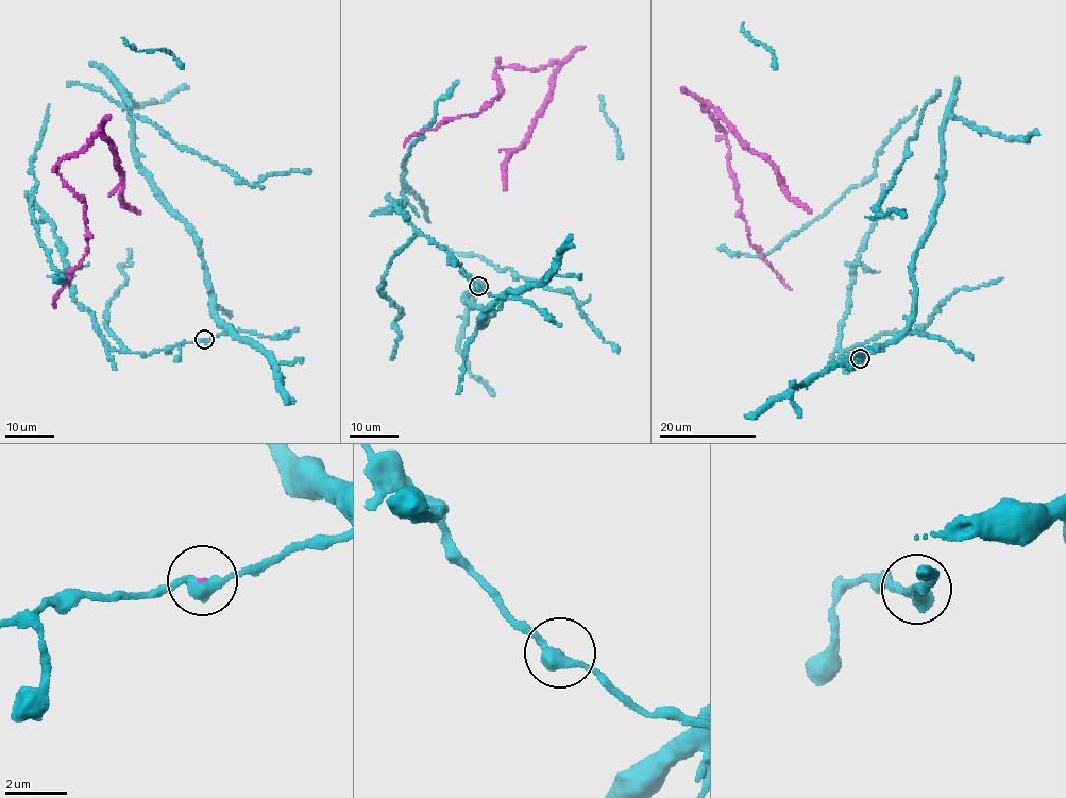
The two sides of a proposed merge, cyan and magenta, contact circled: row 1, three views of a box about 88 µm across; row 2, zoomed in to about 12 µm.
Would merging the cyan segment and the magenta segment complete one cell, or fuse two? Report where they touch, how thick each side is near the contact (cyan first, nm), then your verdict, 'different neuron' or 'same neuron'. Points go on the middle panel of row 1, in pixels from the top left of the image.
(478, 286) | 400/50 nm | different neuron

